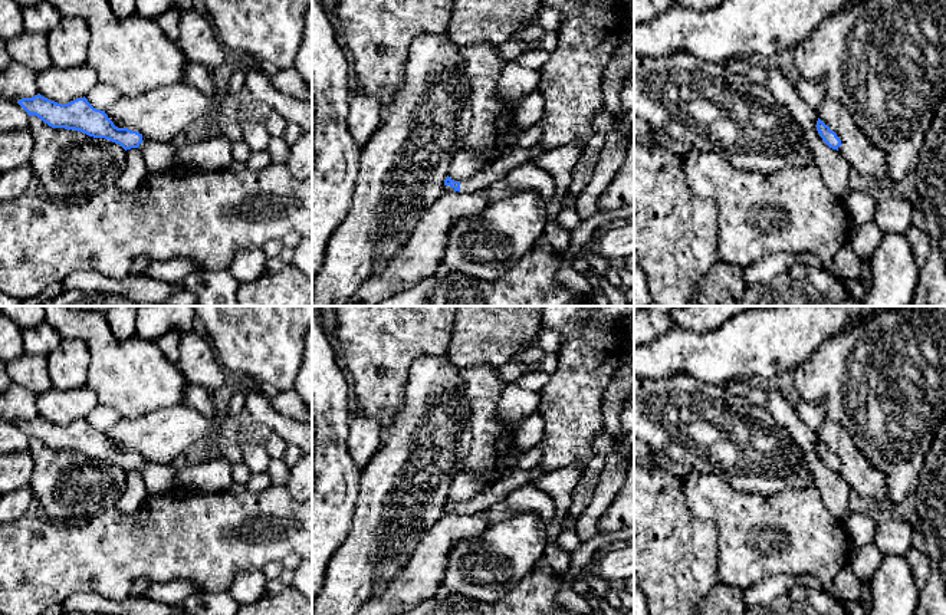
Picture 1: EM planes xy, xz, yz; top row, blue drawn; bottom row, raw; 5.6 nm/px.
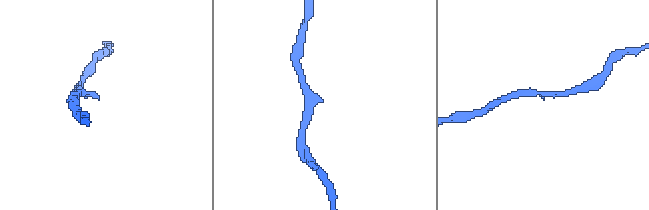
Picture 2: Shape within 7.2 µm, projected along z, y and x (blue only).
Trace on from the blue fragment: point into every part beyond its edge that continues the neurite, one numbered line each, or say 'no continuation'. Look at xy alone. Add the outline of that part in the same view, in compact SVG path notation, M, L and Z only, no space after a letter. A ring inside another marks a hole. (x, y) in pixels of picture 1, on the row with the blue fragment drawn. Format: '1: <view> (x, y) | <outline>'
1: xy (158, 157) | M142 137L139 151L144 157L148 174L162 172L174 165L177 151L171 142L160 142Z

